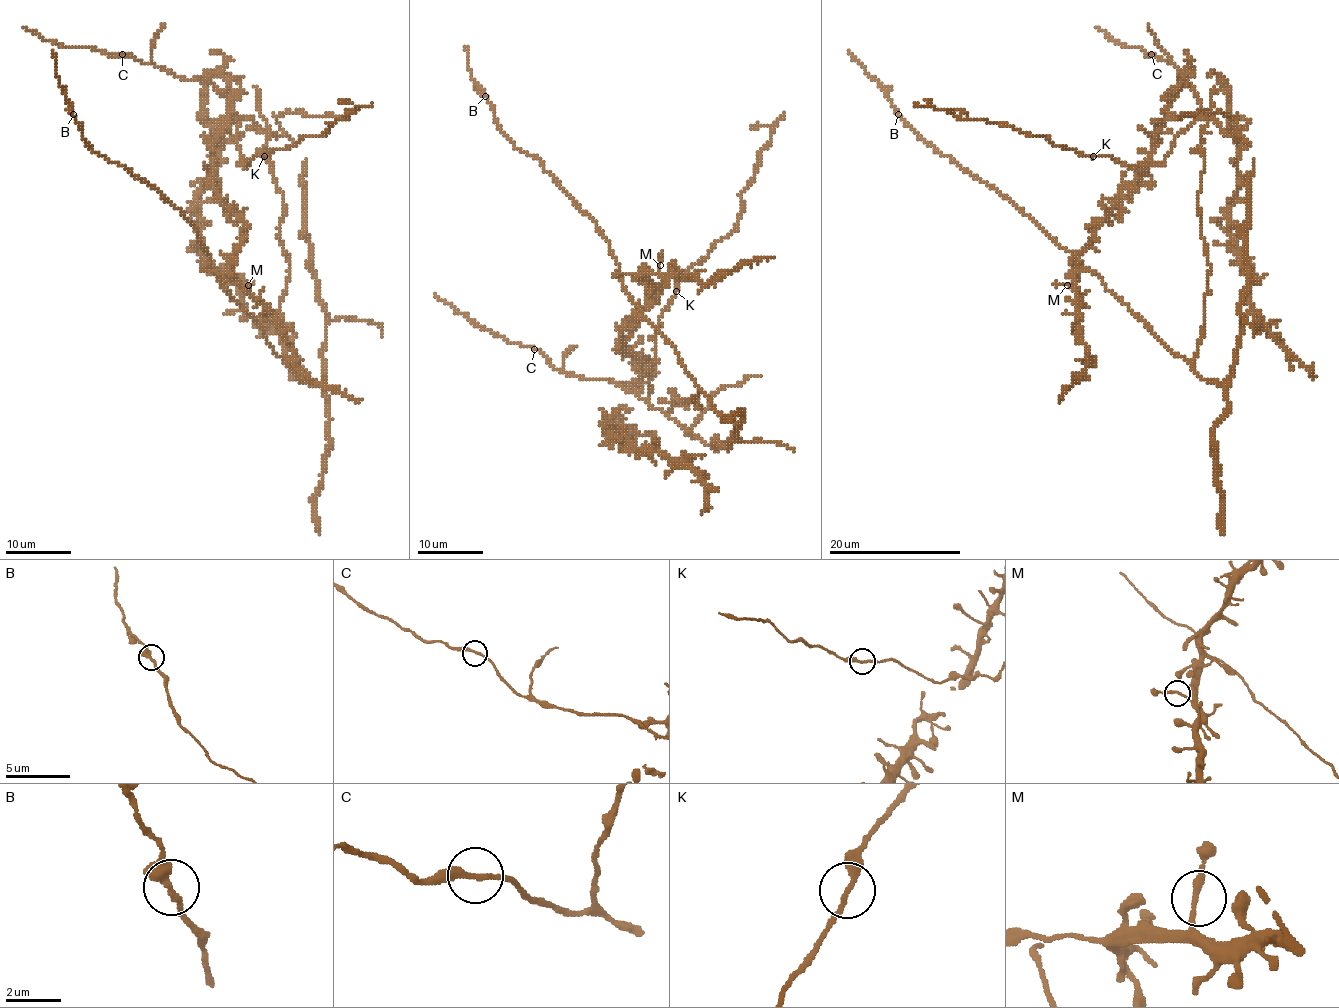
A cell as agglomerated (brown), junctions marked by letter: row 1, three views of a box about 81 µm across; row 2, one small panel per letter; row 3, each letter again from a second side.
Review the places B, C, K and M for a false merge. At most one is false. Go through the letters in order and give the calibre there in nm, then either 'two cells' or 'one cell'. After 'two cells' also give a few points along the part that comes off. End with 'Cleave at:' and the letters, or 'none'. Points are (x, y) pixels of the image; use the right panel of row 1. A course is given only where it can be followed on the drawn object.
B: 280 nm | one cell
C: 200 nm | one cell
K: 240 nm | one cell
M: 200 nm | one cell
Cleave at: none

